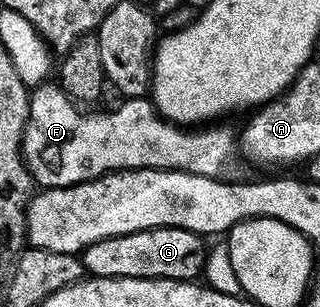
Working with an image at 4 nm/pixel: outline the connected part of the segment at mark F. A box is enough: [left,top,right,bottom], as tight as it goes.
[22,84,238,188]

